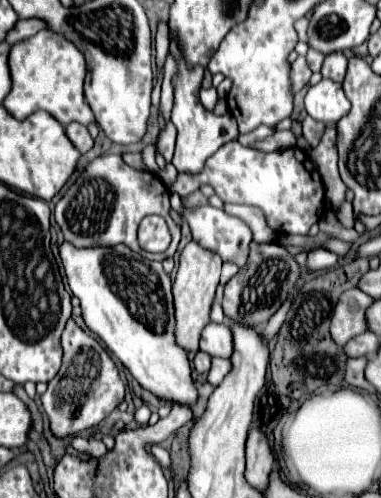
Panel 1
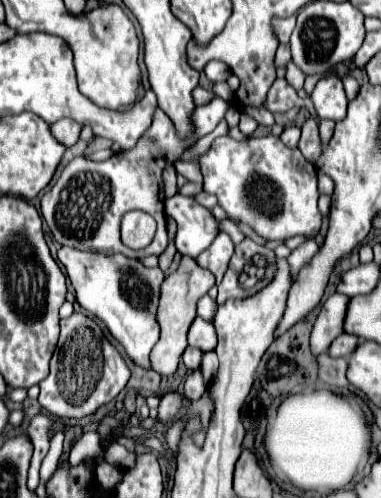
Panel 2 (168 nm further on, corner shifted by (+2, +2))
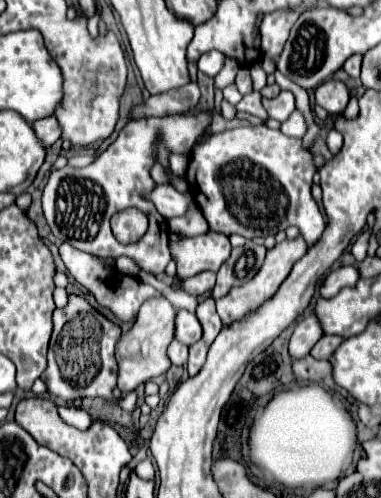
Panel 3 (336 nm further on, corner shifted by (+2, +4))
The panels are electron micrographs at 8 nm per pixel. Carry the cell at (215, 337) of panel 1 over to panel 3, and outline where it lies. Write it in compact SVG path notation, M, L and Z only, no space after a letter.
M178 310L176 340L180 340L186 346L192 346L200 338L202 338L202 330L200 330L200 322L198 322L196 314L192 314L188 310Z

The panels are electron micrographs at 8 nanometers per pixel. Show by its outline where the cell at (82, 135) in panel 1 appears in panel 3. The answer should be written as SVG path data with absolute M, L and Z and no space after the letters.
M48 116L48 118L42 118L42 120L32 122L32 128L34 128L36 136L38 136L46 146L52 146L56 140L62 138L60 124L56 122L54 116Z

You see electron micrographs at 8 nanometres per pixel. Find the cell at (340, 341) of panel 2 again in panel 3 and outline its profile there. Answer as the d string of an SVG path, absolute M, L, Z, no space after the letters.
M334 334L332 336L322 336L320 342L312 348L310 354L318 360L330 360L332 354L336 352L336 346L340 346L340 342L342 342L342 338L334 336Z

